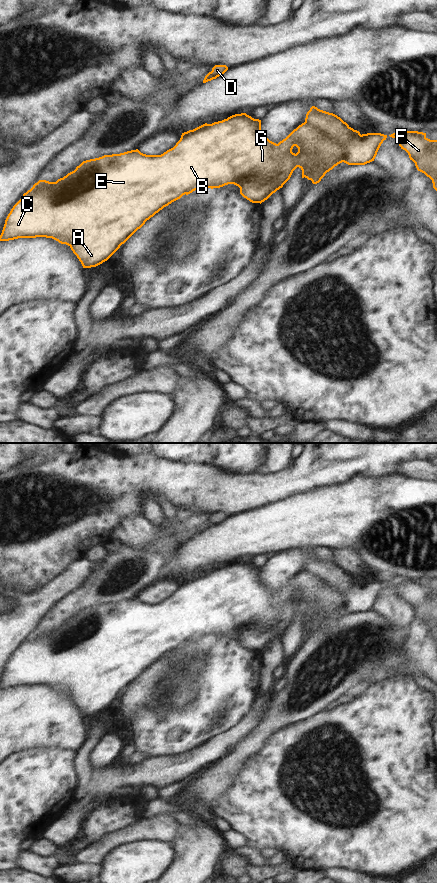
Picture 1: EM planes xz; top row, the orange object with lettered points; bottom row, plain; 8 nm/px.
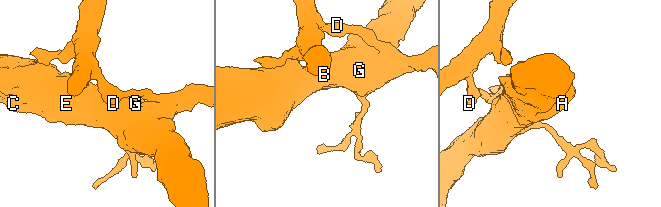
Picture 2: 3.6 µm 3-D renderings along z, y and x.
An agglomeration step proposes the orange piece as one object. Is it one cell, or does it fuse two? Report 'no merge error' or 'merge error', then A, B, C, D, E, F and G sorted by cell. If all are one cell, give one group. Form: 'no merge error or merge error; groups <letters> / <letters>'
merge error; groups A B C E G / D F

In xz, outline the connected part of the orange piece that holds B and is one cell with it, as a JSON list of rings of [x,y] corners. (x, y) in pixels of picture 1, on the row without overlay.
[[[246,561],[235,562],[222,569],[205,571],[182,581],[176,593],[161,603],[146,603],[138,597],[104,603],[83,609],[74,619],[56,630],[39,628],[11,657],[0,689],[52,686],[68,693],[83,716],[96,715],[107,709],[147,668],[185,642],[202,636],[213,637],[234,632],[240,636],[240,642],[244,646],[261,652],[283,635],[297,615],[302,618],[302,626],[317,632],[327,620],[342,610],[348,613],[365,613],[374,609],[386,586],[387,583],[381,581],[367,581],[346,592],[343,588],[337,588],[314,573],[304,570],[276,592],[261,581],[261,568]]]

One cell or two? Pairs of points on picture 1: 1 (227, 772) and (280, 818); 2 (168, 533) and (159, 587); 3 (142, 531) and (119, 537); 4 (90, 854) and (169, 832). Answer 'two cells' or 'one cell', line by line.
1: two cells
2: two cells
3: one cell
4: one cell

